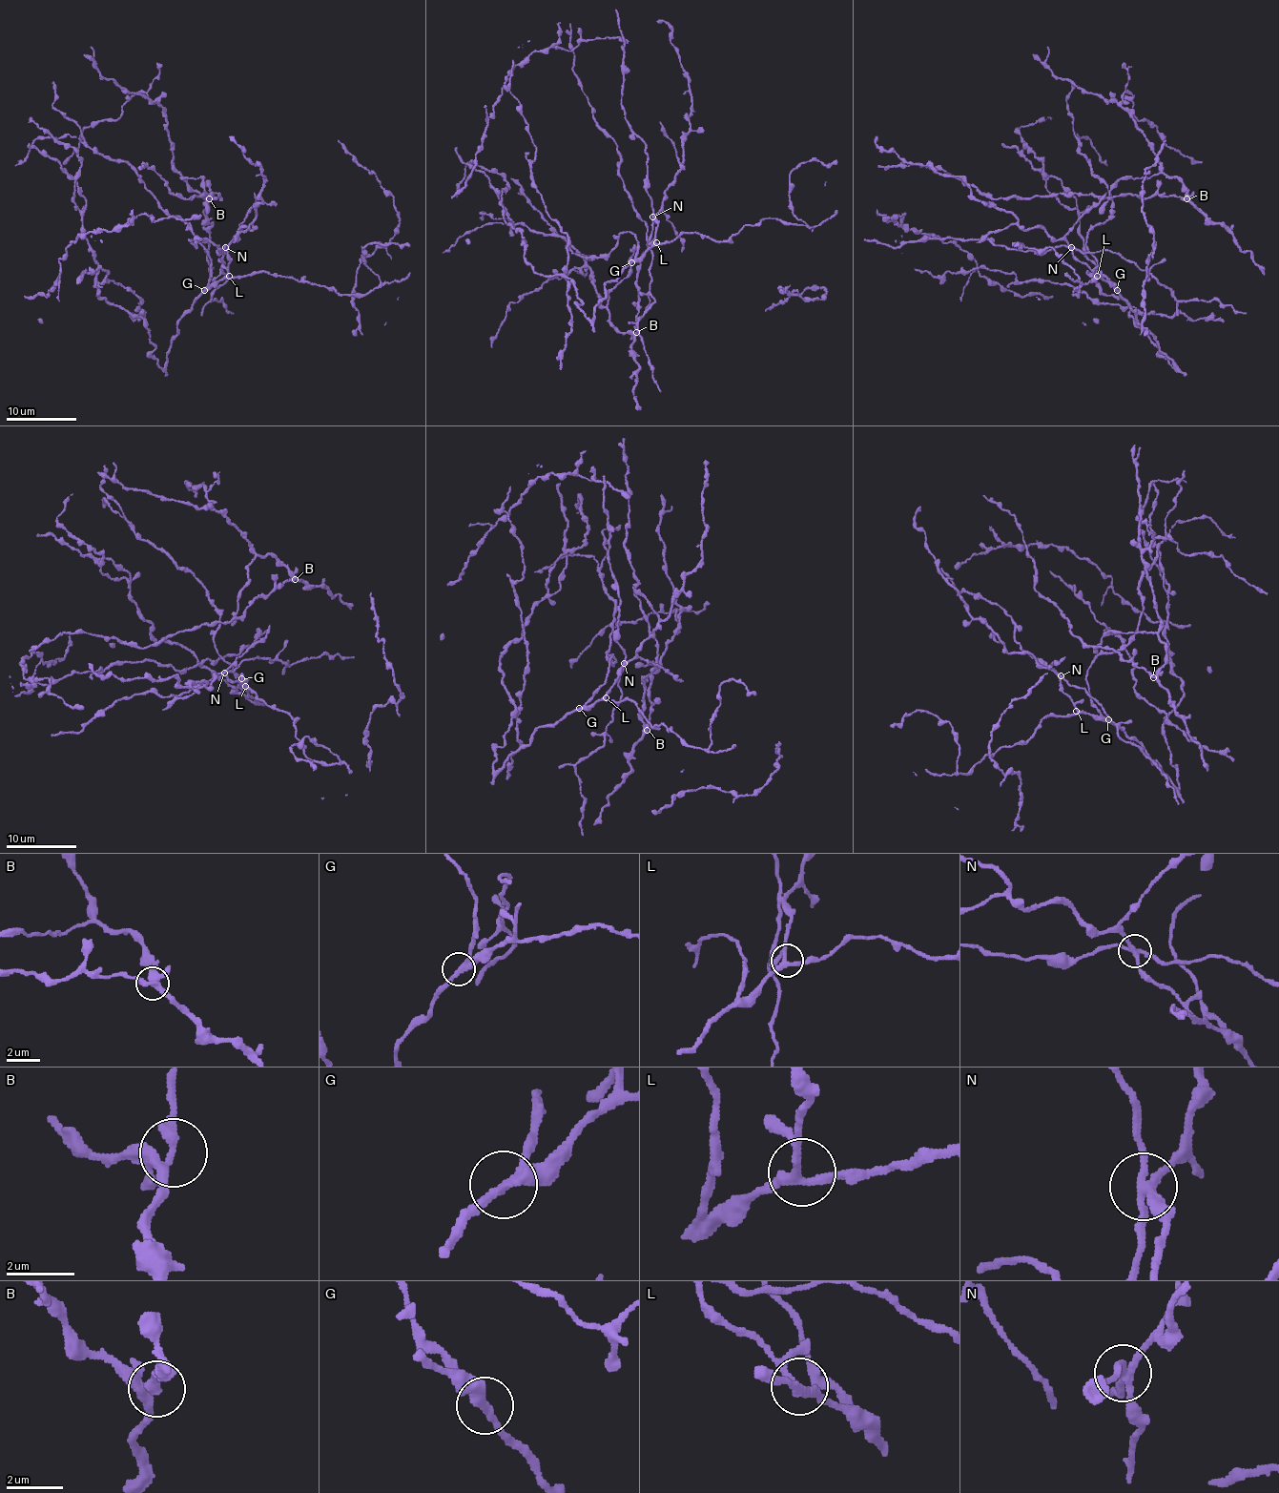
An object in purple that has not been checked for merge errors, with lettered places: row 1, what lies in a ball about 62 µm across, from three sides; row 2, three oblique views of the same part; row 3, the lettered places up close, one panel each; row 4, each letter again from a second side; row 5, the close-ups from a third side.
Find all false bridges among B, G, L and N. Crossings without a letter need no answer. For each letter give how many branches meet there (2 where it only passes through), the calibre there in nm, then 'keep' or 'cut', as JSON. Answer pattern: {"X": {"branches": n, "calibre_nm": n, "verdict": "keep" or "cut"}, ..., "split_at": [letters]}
{"B": {"branches": 4, "calibre_nm": 300, "verdict": "keep"}, "G": {"branches": 3, "calibre_nm": 280, "verdict": "keep"}, "L": {"branches": 4, "calibre_nm": 260, "verdict": "keep"}, "N": {"branches": 4, "calibre_nm": 240, "verdict": "cut"}, "split_at": ["N"]}

